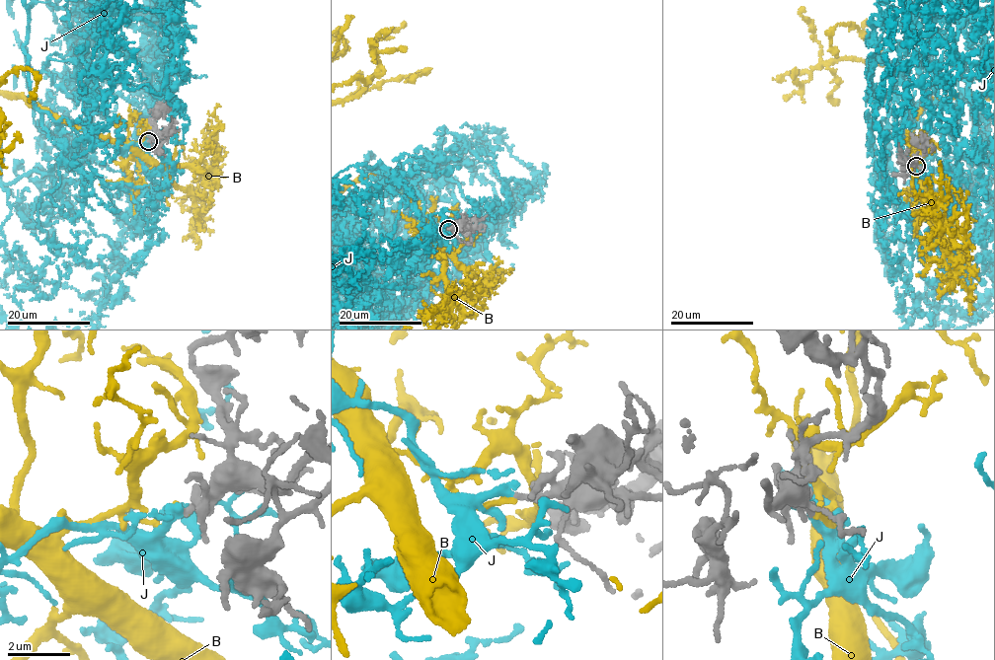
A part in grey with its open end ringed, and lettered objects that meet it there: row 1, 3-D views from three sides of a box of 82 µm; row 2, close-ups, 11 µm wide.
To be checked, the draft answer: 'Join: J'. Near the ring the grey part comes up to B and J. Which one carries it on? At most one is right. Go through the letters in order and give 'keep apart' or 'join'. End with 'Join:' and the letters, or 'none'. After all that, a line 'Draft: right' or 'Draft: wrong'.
B: keep apart
J: join
Join: J
Draft: right

